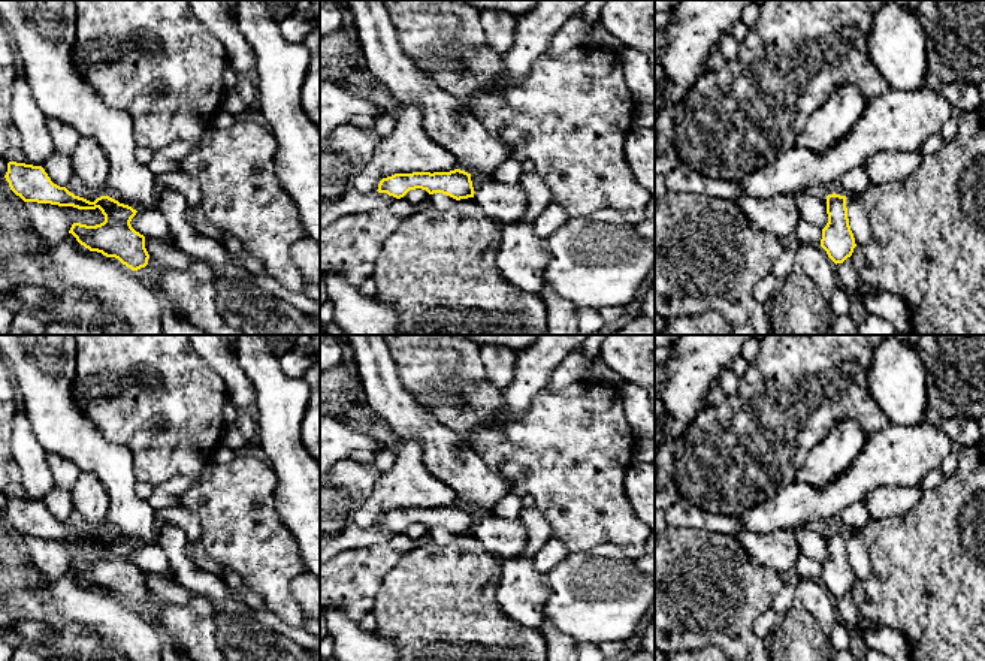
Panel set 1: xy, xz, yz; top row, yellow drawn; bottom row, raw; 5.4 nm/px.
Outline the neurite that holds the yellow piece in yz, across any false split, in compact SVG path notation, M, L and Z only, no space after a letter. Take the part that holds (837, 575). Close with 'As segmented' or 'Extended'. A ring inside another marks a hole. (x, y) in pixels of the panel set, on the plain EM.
M827 531L828 558L822 564L821 582L828 592L837 600L852 591L856 582L853 568L849 561L846 531Z. As segmented

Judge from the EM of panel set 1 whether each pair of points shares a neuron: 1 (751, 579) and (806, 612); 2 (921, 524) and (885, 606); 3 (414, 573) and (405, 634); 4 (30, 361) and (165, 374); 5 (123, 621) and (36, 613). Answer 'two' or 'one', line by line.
1: two
2: one
3: one
4: two
5: one

